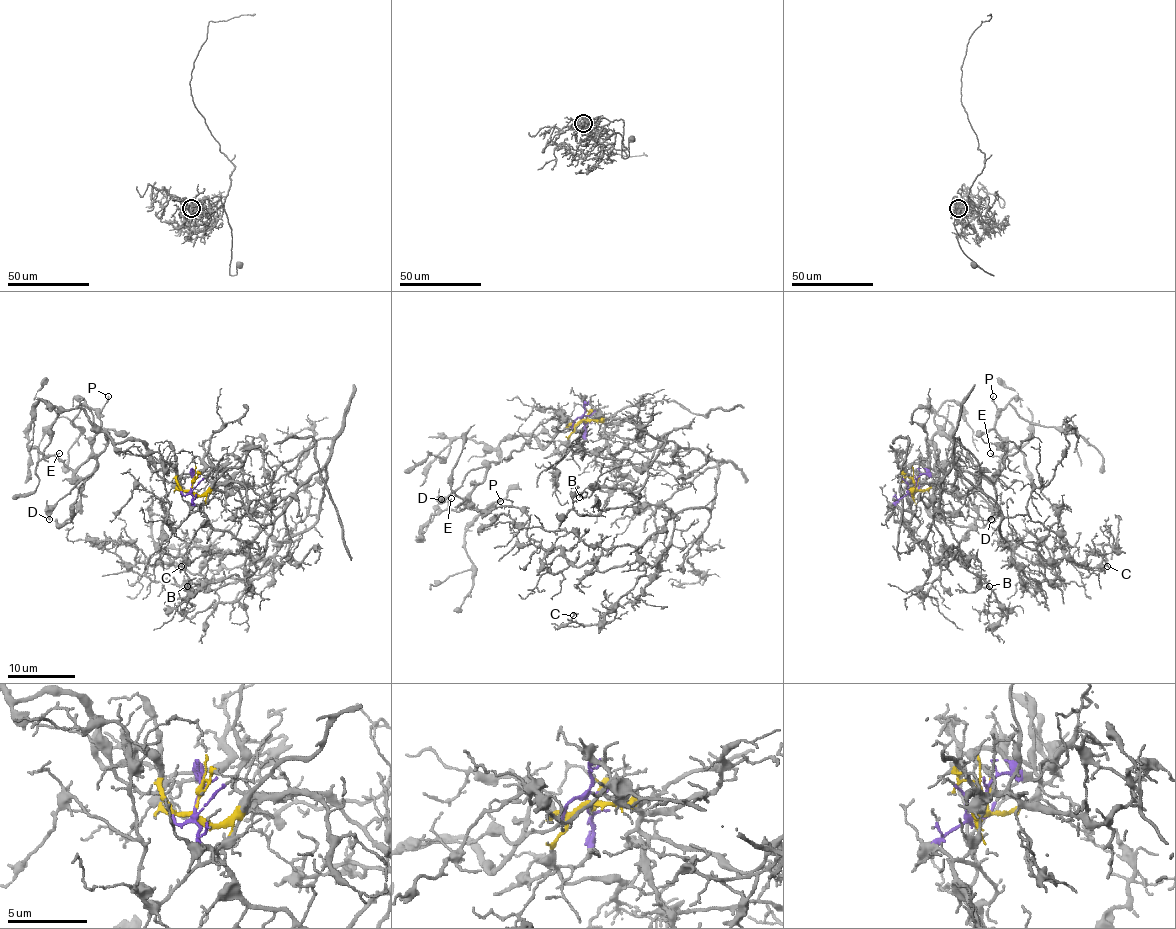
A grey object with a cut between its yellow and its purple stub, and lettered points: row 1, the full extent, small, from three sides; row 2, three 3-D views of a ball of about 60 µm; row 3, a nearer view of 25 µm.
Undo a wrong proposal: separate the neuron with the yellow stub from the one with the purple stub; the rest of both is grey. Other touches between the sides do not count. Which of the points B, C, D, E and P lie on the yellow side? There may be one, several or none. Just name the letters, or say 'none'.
D, E, P

